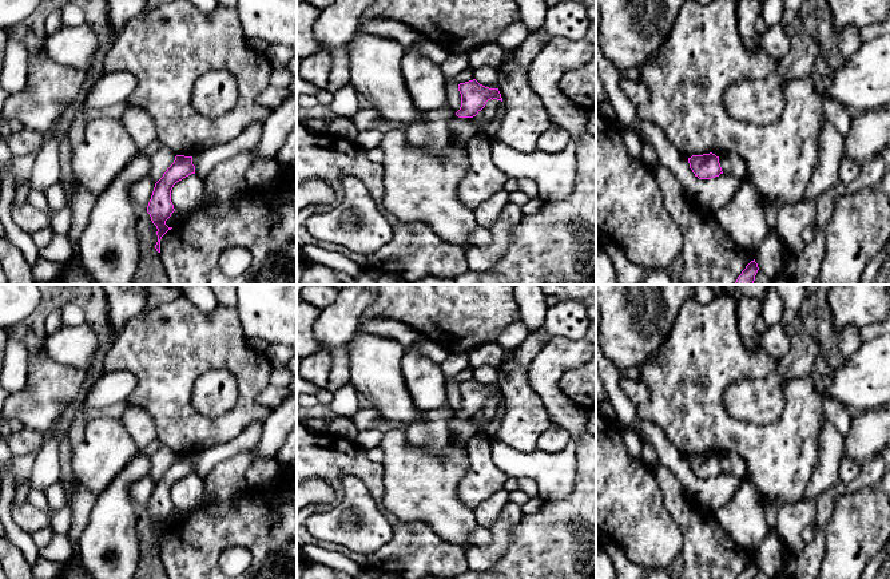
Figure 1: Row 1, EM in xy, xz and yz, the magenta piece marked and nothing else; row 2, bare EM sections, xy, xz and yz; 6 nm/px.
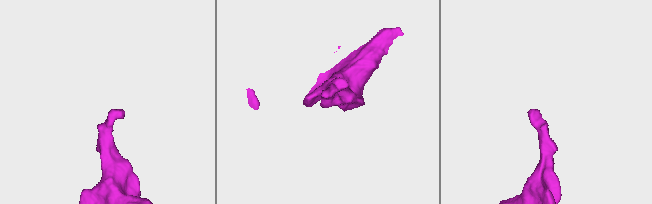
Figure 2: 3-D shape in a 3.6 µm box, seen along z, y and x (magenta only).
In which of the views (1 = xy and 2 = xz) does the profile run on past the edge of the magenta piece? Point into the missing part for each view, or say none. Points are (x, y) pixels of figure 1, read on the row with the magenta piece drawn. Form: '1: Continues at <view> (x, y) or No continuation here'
1: No continuation here
2: No continuation here

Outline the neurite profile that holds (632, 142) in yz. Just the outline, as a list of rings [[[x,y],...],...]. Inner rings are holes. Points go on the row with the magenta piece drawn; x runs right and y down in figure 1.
[[[619,128],[619,132],[620,132],[627,148],[629,150],[631,155],[635,159],[645,163],[645,160],[643,159],[643,143],[639,139],[639,136],[635,132],[627,131],[624,128]]]

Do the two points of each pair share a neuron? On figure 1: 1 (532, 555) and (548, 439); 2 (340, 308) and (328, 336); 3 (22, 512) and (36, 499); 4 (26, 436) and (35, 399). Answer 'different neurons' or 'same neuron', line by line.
1: different neurons
2: same neuron
3: different neurons
4: different neurons

